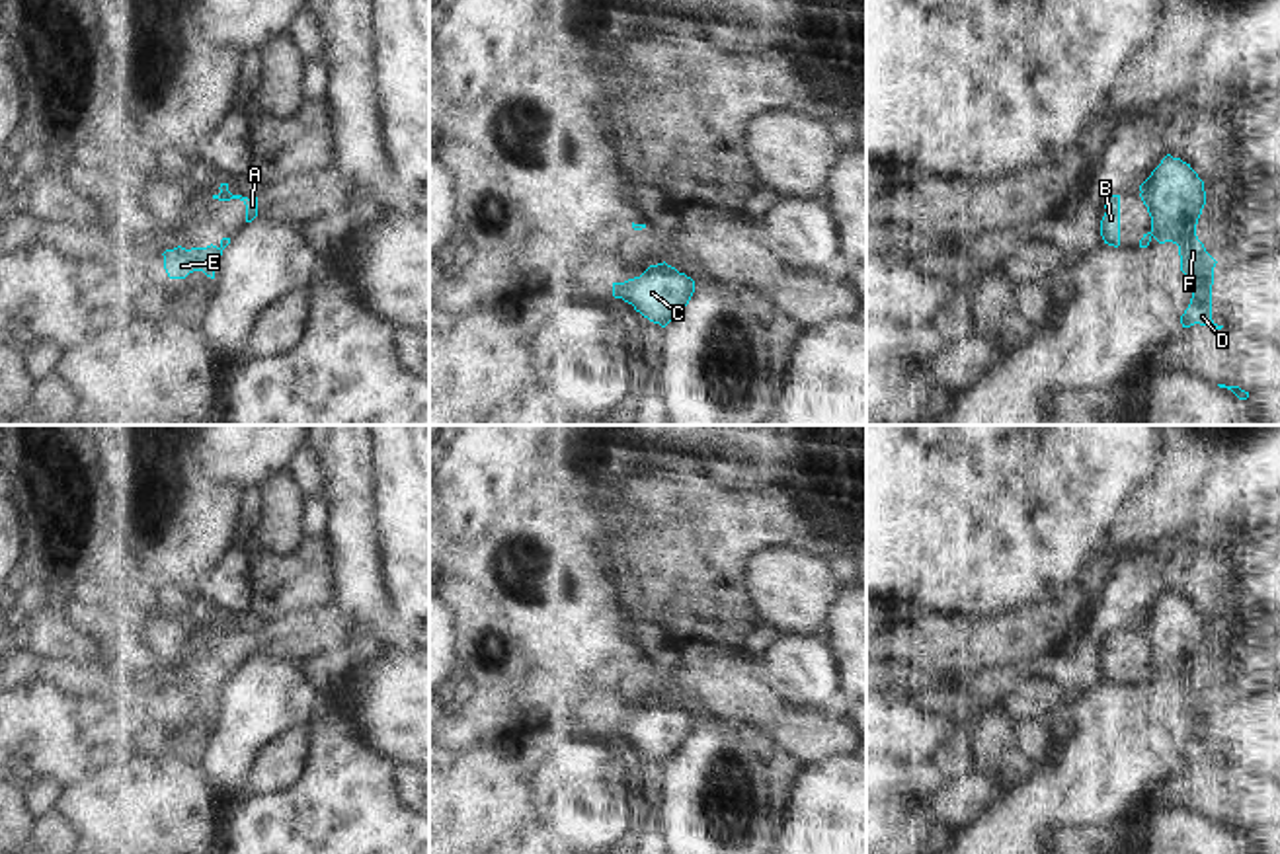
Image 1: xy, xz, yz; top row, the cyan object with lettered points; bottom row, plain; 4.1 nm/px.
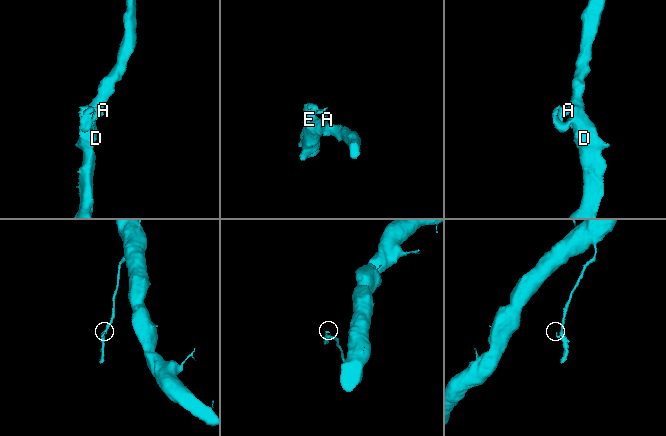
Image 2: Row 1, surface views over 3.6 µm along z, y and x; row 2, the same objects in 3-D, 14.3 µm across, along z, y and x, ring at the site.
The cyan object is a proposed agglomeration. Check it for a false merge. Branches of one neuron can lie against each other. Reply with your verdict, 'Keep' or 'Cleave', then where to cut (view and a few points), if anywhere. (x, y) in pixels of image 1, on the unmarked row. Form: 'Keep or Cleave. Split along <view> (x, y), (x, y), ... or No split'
Cleave. Split along yz (1142, 628), (1148, 642).

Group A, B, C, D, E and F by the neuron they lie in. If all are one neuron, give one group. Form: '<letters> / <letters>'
A B E / C D F

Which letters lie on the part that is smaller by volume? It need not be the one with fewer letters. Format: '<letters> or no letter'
A, B, E.

